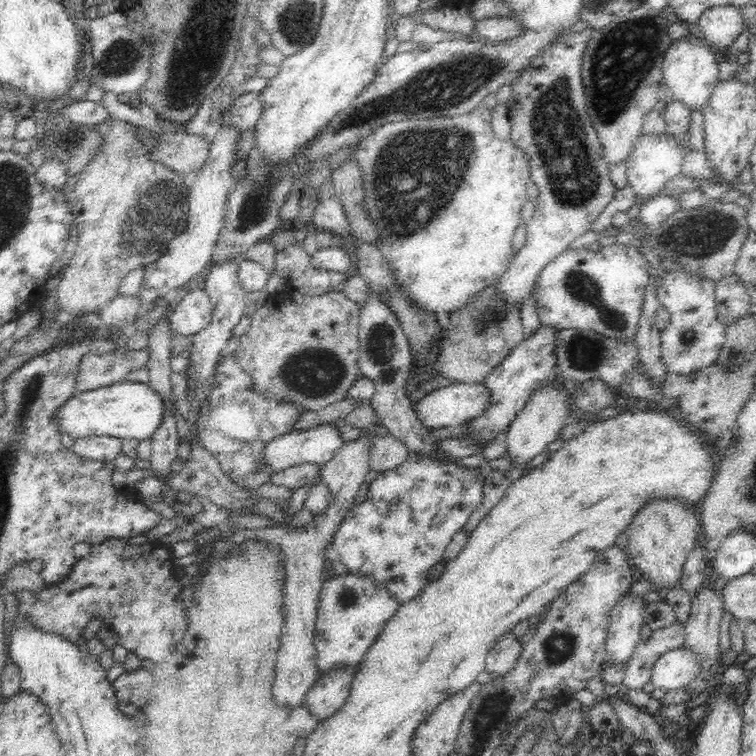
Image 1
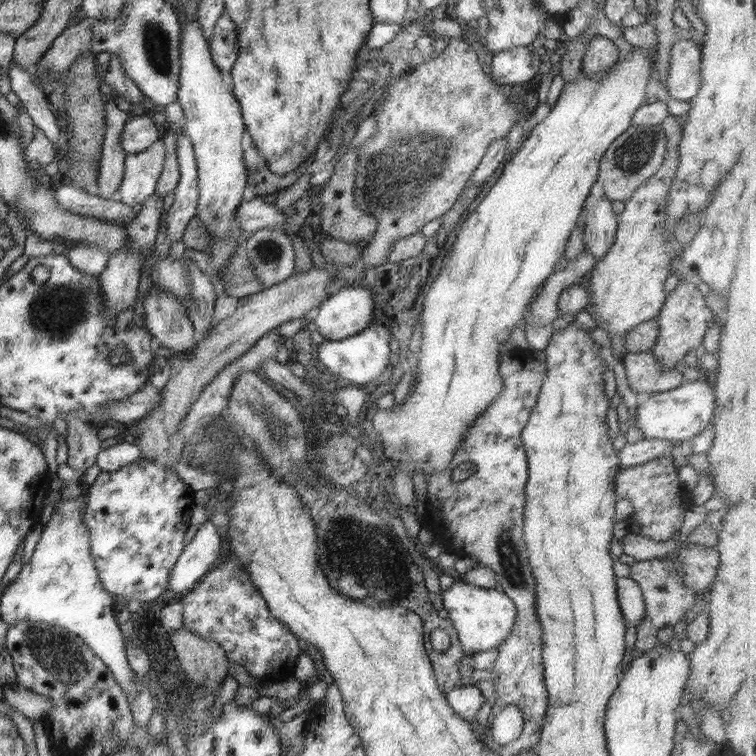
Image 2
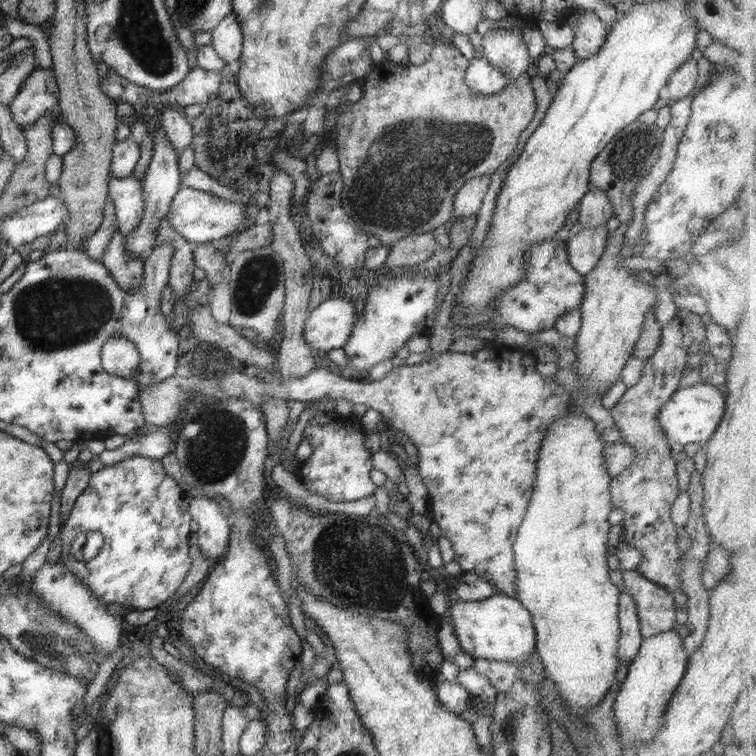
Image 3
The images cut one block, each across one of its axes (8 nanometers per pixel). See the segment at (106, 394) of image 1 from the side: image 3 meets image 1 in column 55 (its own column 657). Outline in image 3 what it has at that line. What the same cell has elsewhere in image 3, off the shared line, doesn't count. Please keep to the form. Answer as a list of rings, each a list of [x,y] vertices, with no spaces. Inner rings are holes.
[[[700,382],[686,388],[679,387],[672,398],[658,410],[657,420],[671,442],[684,445],[706,444],[722,421],[725,402],[723,388],[712,384]]]

